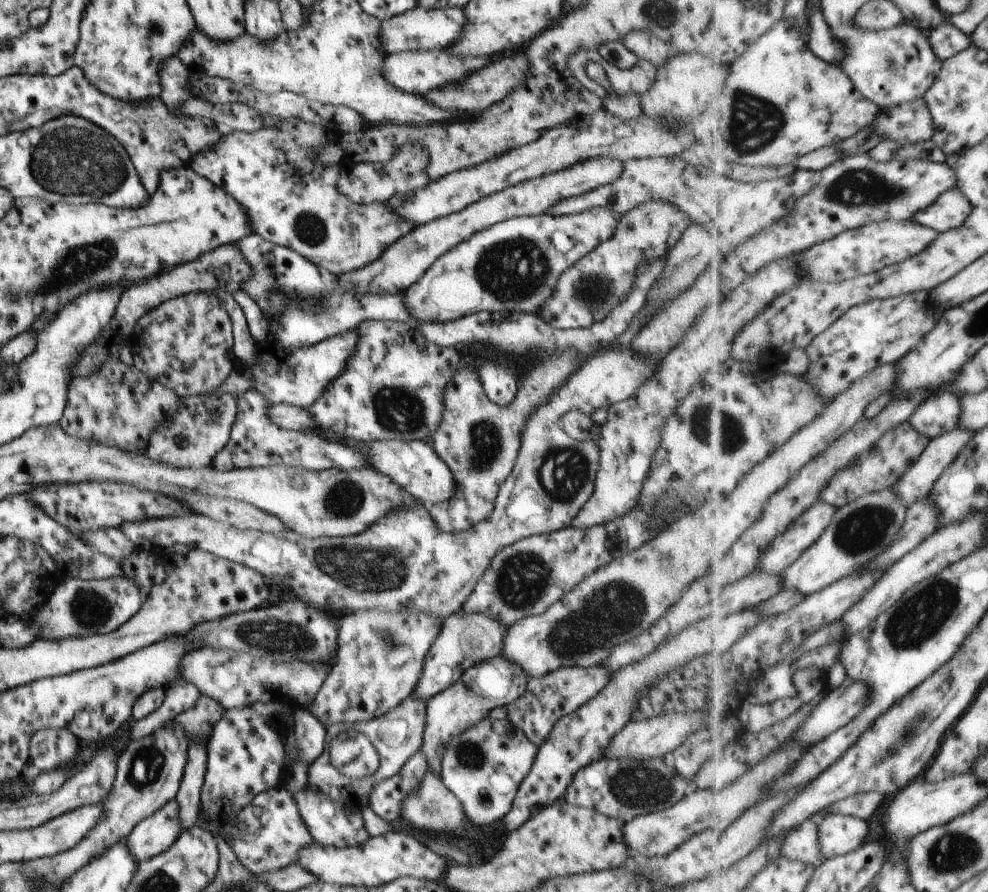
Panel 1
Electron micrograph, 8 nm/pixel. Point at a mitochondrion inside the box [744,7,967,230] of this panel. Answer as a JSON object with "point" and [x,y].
{"point":[858,187]}

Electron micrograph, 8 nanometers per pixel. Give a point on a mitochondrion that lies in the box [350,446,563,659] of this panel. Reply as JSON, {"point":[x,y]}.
{"point":[524,579]}

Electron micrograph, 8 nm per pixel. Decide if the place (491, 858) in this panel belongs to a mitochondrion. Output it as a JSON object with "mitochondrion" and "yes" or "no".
{"mitochondrion":"no"}

